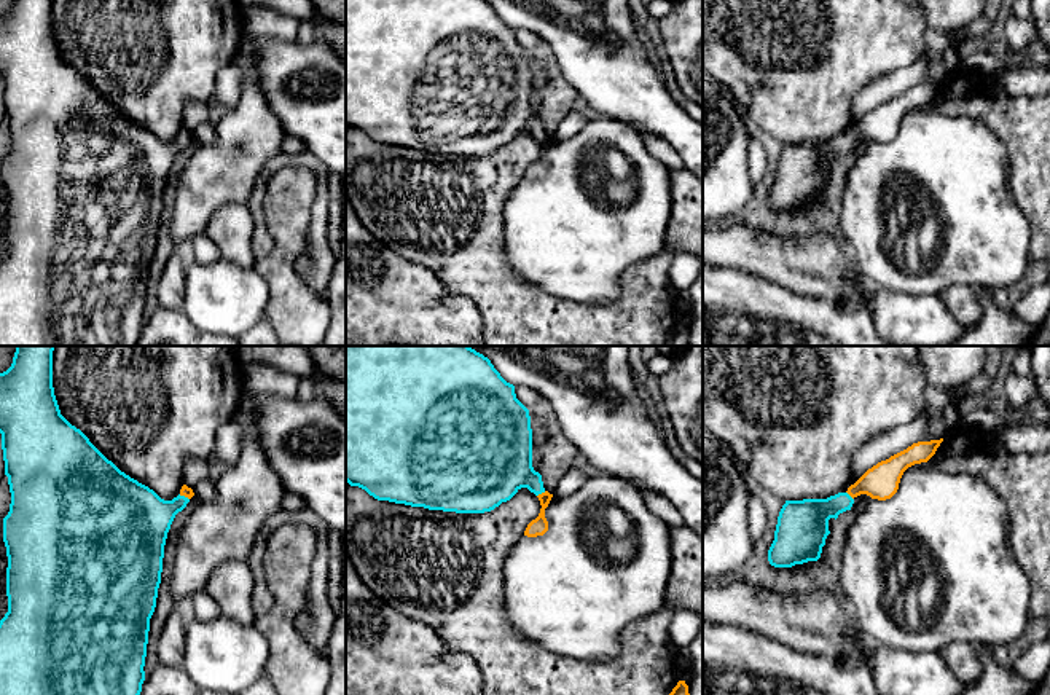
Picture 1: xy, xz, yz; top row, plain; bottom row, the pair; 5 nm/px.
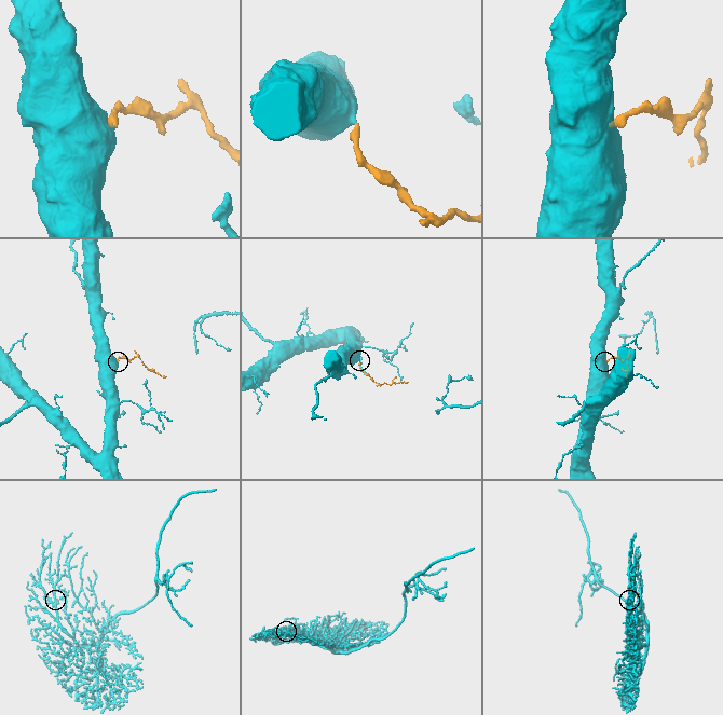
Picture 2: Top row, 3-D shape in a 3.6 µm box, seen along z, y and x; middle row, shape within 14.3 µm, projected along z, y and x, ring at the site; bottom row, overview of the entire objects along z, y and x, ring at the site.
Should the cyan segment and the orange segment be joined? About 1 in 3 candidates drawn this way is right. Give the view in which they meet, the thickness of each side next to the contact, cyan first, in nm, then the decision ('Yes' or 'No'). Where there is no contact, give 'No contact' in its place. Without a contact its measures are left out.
Touches cyan in xz. Thickness 320 nm (cyan) against 90 nm. Yes

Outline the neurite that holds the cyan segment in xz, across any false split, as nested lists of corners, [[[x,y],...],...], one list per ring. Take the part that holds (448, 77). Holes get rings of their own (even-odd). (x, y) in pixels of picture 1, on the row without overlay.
[[[346,0],[346,124],[365,132],[378,143],[389,143],[429,153],[456,156],[484,156],[510,143],[521,131],[527,131],[540,143],[540,156],[524,179],[537,180],[548,174],[545,151],[553,137],[543,131],[542,118],[532,110],[532,72],[529,53],[516,41],[515,29],[507,26],[488,0]]]

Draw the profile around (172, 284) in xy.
[[[175,252],[166,263],[159,285],[158,306],[164,309],[183,309],[183,296],[186,292],[186,260],[182,252]]]

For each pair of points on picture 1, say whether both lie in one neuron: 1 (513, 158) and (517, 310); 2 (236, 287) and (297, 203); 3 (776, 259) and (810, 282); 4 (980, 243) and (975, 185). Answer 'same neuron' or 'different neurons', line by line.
1: same neuron
2: different neurons
3: same neuron
4: same neuron

